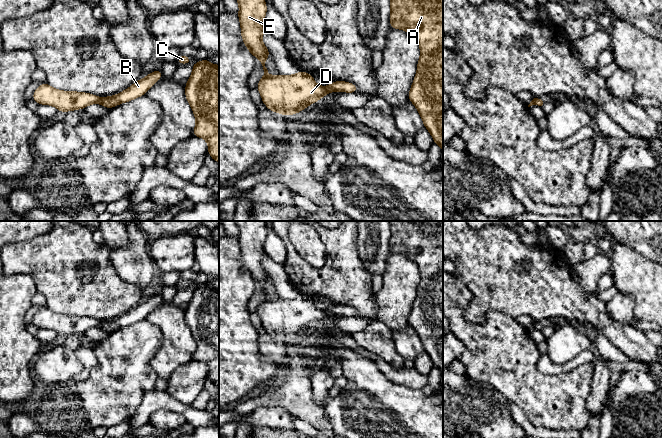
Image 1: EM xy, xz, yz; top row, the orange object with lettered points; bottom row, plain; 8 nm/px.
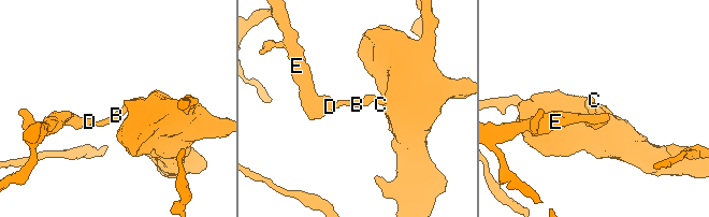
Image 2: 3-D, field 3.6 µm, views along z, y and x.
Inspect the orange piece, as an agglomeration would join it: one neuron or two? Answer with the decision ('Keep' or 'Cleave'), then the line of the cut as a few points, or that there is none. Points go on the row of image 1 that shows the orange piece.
Cleave. Split along xy (100, 98), (101, 103)

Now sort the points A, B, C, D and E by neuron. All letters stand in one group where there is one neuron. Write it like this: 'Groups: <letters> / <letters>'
Groups: A B C / D E

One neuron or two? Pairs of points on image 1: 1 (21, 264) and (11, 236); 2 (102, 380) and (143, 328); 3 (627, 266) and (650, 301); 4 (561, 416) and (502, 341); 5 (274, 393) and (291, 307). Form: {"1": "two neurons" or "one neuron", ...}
{"1": "two neurons", "2": "one neuron", "3": "one neuron", "4": "one neuron", "5": "one neuron"}

